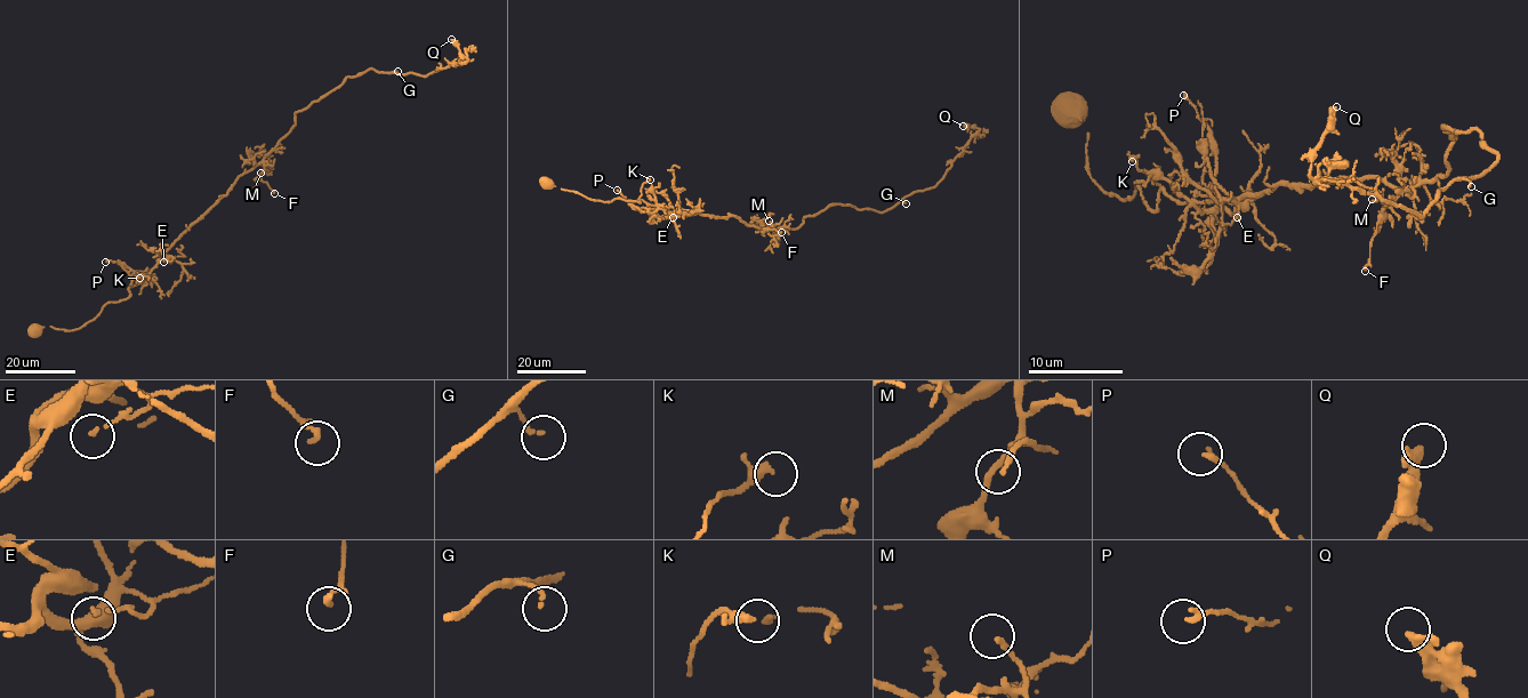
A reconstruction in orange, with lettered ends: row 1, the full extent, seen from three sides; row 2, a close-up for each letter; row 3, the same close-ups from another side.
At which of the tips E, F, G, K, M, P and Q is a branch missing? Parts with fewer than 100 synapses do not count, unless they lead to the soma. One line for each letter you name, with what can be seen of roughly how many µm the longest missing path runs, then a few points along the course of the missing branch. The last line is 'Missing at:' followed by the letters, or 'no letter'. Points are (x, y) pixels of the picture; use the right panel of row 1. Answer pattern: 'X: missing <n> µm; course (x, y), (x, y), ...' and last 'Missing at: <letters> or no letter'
Missing at: no letter

